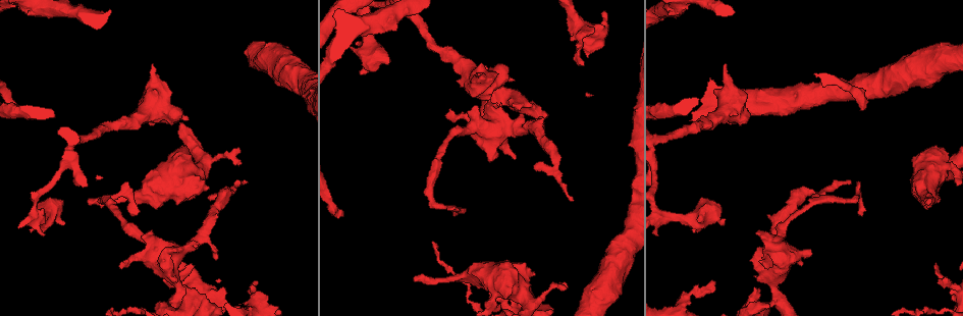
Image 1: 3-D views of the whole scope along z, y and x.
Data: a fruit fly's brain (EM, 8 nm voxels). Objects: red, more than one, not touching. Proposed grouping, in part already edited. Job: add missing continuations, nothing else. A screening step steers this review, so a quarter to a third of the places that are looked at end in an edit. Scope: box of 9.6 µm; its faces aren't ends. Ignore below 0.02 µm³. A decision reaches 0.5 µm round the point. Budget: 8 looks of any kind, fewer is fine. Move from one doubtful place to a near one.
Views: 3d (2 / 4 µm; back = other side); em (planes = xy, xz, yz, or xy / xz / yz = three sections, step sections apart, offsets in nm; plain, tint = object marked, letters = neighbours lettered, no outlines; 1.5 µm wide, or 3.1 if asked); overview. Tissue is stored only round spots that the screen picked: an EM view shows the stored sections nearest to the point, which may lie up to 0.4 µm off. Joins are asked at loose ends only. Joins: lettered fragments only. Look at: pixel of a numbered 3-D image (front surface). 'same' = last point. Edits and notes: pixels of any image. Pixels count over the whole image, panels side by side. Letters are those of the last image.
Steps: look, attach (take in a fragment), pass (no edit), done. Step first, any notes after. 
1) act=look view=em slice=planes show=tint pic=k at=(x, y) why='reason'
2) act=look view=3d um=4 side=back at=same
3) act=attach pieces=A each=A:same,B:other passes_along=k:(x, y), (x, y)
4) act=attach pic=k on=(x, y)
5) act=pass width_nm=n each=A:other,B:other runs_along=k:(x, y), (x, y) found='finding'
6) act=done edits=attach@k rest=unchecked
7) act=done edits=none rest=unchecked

act=look view=3d um=2 side=back pic=1 at=(343, 211) why='an open end'

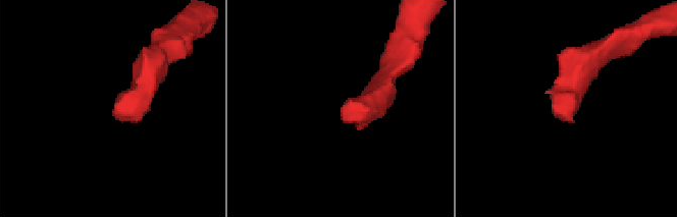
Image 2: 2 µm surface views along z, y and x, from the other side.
act=look view=em slice=planes show=tint pic=2 at=(341, 110)

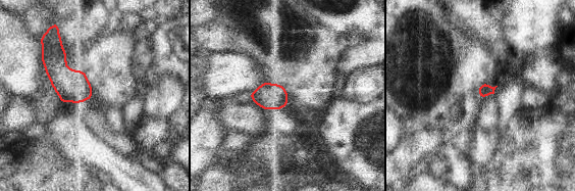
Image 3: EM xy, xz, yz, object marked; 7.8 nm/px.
act=look view=em slice=planes show=letters at=same

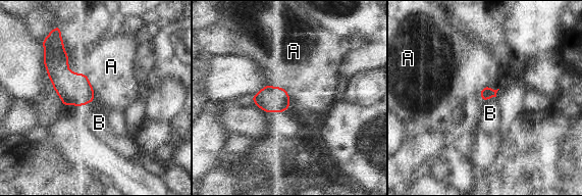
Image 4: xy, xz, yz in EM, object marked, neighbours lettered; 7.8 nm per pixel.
act=attach pieces=B each=A:other,B:same passes_along=4:(73, 89), (77, 105), (99, 123) found='it goes on there'

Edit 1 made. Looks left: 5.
act=look view=overview why='redraw'

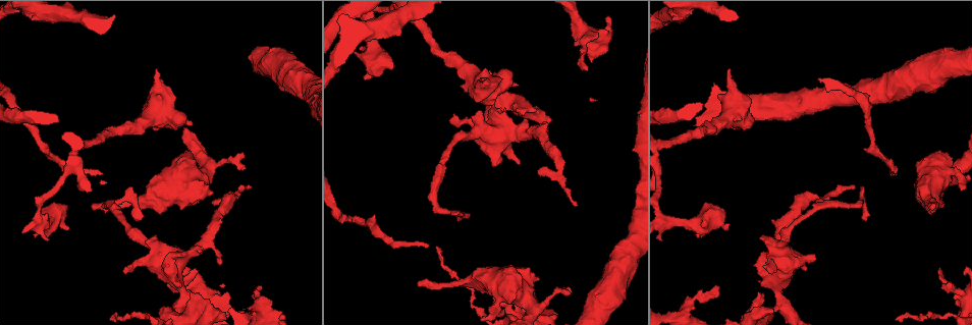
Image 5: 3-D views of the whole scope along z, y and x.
act=look view=3d um=2 pic=5 at=(198, 270) why='free end'

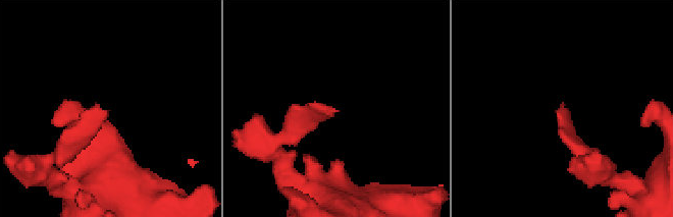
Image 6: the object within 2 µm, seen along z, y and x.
act=look view=em slice=planes show=tint pic=6 at=(562, 110) why='shape alone is not enough'

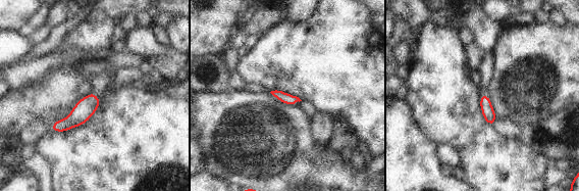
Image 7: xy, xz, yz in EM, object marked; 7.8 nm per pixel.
act=look view=em slice=planes show=letters at=same

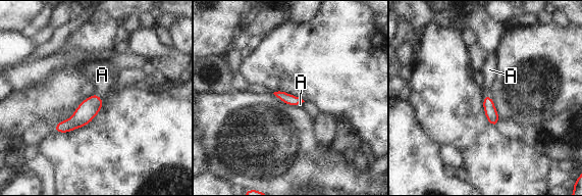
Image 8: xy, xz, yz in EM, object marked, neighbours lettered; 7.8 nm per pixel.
act=attach pieces=A each=A:same passes_along=8:(90, 107), (98, 96), (102, 75) found='it goes on there'

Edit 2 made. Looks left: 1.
act=done edits=attach@4,attach@8 rest=unchecked

